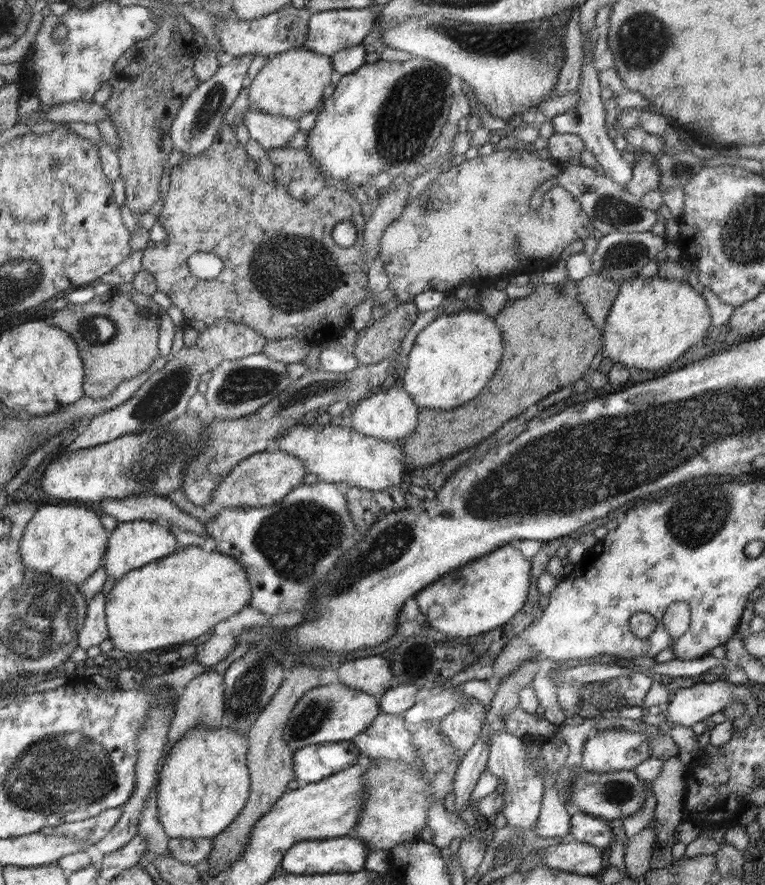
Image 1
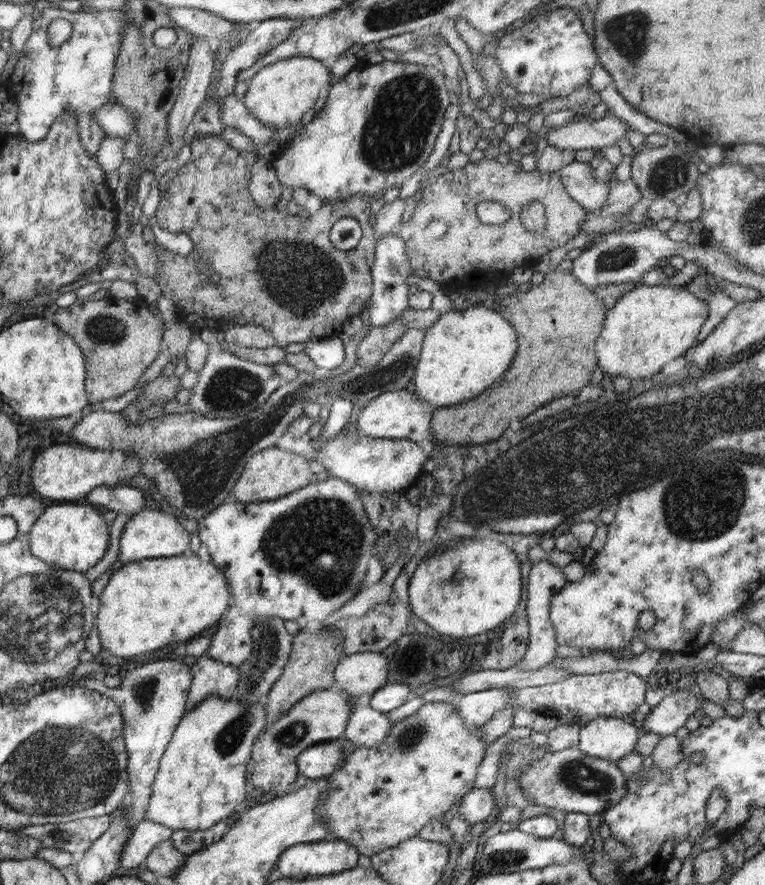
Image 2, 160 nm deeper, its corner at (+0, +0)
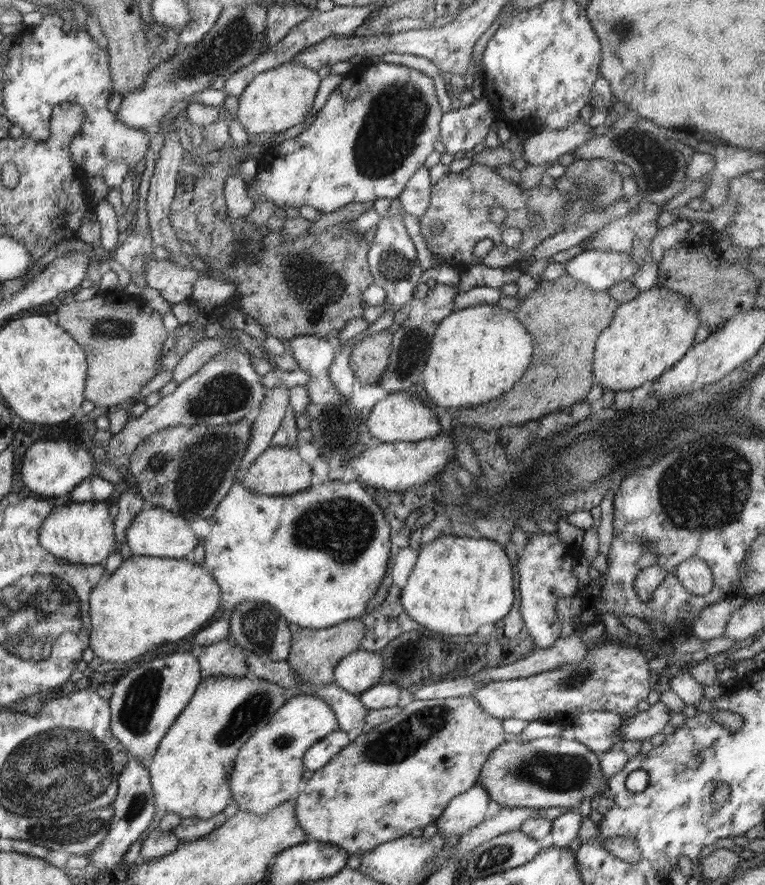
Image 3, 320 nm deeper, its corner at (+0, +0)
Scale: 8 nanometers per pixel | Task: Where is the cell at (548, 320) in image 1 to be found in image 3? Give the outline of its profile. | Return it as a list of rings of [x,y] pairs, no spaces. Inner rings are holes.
[[[568,275],[560,276],[551,281],[540,281],[538,286],[525,299],[519,300],[518,308],[514,311],[516,318],[526,326],[526,330],[534,338],[534,356],[532,364],[524,372],[520,384],[516,384],[510,392],[499,396],[488,403],[475,408],[458,409],[454,414],[458,422],[466,426],[476,426],[484,430],[500,429],[502,426],[520,424],[530,420],[538,420],[551,412],[558,411],[566,406],[582,402],[590,392],[594,384],[592,376],[592,356],[594,356],[594,344],[600,333],[610,326],[614,318],[614,311],[619,305],[618,300],[612,298],[606,291],[595,291],[588,288],[583,282],[576,281]]]

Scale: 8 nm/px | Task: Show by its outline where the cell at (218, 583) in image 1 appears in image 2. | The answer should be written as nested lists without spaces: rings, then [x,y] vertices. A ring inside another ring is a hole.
[[[196,552],[190,557],[142,559],[123,564],[118,571],[112,573],[108,584],[98,596],[100,610],[96,615],[96,629],[100,635],[102,649],[112,656],[132,658],[162,646],[190,640],[192,636],[198,636],[214,622],[221,620],[232,604],[231,594],[228,576],[221,572],[220,565],[216,565],[212,560],[200,560]]]

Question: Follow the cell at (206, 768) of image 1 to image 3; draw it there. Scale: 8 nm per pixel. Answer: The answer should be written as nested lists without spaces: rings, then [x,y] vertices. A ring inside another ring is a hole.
[[[250,675],[244,678],[232,676],[212,676],[204,678],[196,694],[190,699],[188,706],[178,716],[173,726],[161,741],[157,755],[146,764],[150,773],[150,780],[155,794],[155,819],[150,828],[130,846],[122,858],[124,863],[134,863],[141,854],[142,842],[148,834],[158,828],[162,816],[176,813],[181,818],[212,818],[223,812],[226,805],[231,802],[230,773],[234,768],[234,761],[238,758],[238,750],[248,742],[253,734],[266,726],[279,708],[286,706],[285,689],[274,685],[268,680],[260,680]]]

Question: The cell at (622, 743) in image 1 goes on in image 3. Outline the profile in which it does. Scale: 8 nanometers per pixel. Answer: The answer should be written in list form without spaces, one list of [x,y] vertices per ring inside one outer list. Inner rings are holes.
[[[590,711],[576,716],[574,738],[596,754],[604,754],[612,746],[621,745],[619,726],[624,717],[610,711]]]

